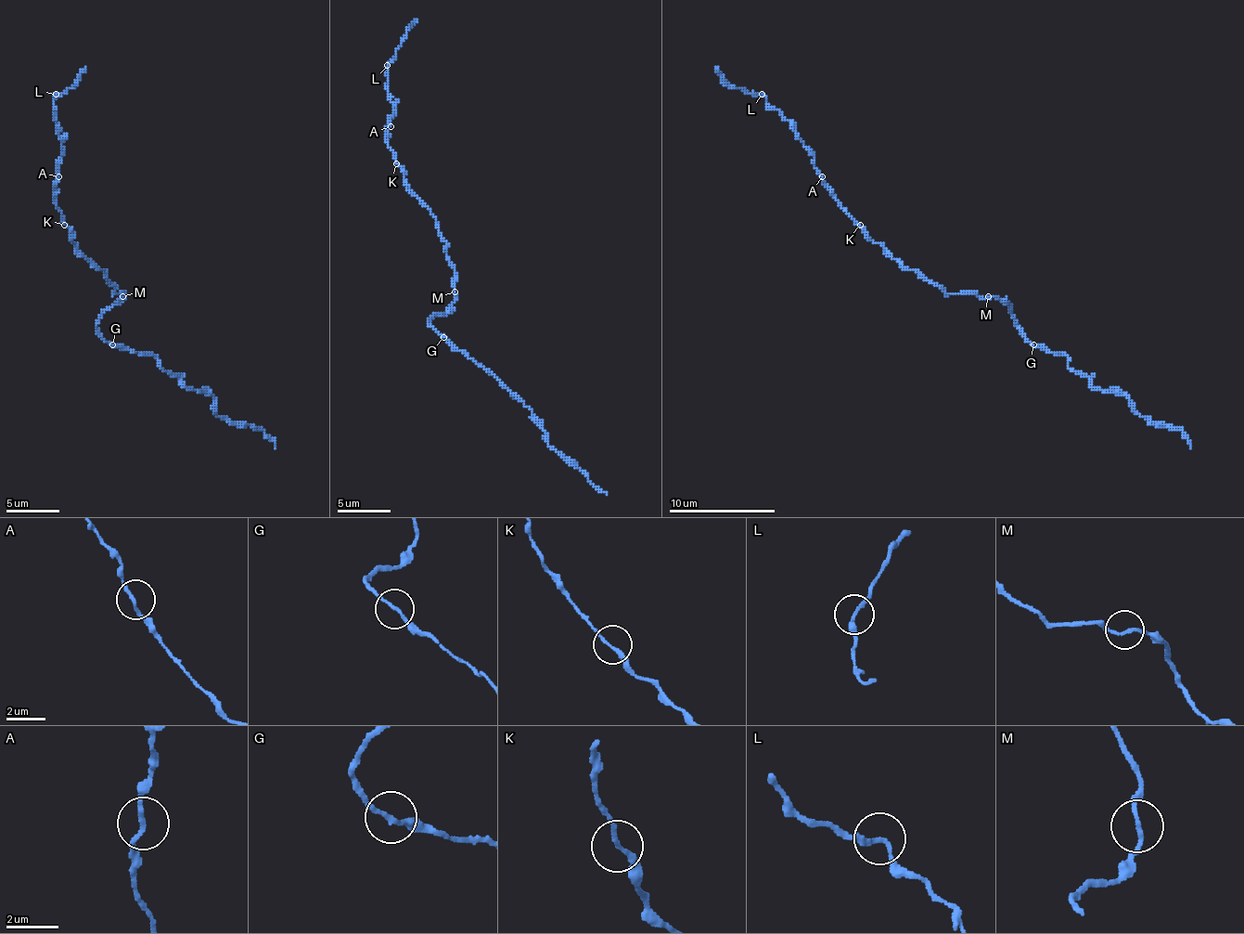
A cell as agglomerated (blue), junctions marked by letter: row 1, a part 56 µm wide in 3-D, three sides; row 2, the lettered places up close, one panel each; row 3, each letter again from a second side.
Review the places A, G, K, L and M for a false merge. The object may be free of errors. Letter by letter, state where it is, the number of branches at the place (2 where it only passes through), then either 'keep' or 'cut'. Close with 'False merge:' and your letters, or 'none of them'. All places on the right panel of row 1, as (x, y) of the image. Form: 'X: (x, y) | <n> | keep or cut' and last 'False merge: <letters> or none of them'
A: (822, 176) | 2 | keep
G: (1033, 344) | 2 | keep
K: (860, 225) | 2 | keep
L: (762, 94) | 2 | keep
M: (988, 296) | 2 | keep
False merge: none of them

